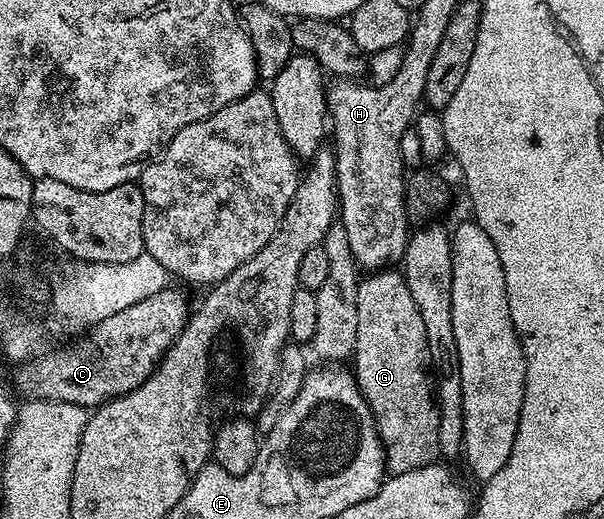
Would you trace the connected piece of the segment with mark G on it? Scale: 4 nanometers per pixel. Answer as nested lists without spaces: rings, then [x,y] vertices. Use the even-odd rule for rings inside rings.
[[[376,269],[365,274],[358,285],[358,337],[356,338],[356,354],[354,356],[354,374],[368,407],[372,410],[372,416],[376,418],[376,428],[380,439],[384,442],[384,466],[392,475],[410,473],[414,469],[422,469],[426,465],[437,462],[440,450],[440,408],[434,398],[434,379],[428,376],[430,372],[430,356],[428,353],[428,338],[426,337],[426,325],[422,325],[422,313],[418,313],[418,305],[414,305],[414,297],[410,297],[410,285],[404,280],[403,274],[396,269]]]

